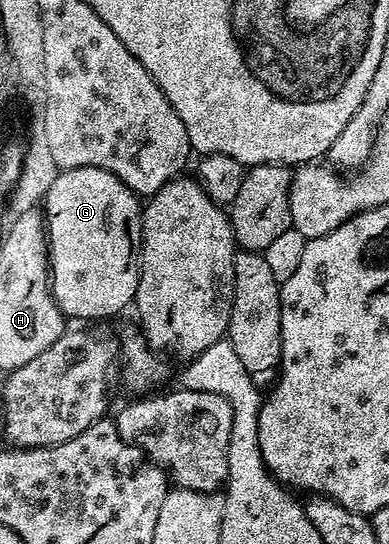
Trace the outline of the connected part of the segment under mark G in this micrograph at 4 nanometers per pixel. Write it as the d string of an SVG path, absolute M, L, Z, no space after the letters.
M101 168L60 170L42 201L46 221L48 266L52 297L65 317L76 320L104 320L116 316L136 298L140 277L140 217L142 200L114 174Z

